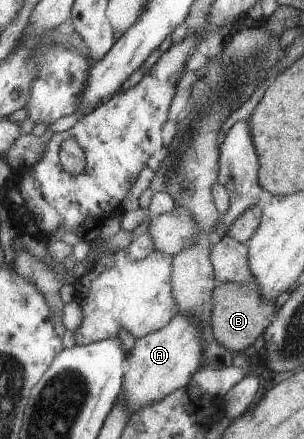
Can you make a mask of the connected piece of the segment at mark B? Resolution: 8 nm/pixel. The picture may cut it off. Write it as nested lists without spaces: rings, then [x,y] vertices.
[[[254,282],[249,283],[218,283],[212,293],[211,328],[214,339],[224,349],[232,353],[243,352],[252,345],[259,335],[273,322],[274,301],[267,302],[260,296]]]

